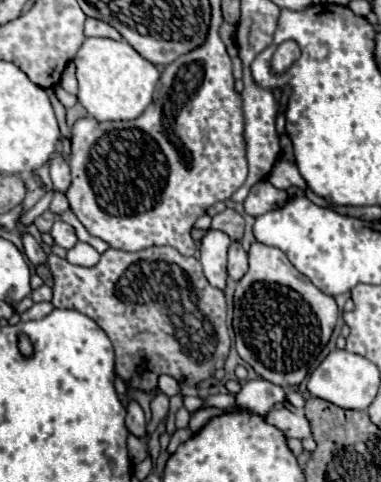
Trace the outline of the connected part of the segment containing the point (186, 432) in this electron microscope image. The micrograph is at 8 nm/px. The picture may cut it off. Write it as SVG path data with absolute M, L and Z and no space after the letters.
M189 428L177 429L170 438L170 442L167 449L168 453L173 454L181 443L187 441L192 436L193 433Z

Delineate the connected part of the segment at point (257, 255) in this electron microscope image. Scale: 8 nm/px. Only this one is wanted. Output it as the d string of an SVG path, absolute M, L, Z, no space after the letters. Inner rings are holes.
M254 241L248 251L248 259L250 259L250 269L238 281L238 287L234 293L232 325L236 333L238 355L256 371L260 379L266 379L280 387L298 385L314 367L320 351L324 349L324 347L306 347L306 345L310 345L310 339L314 341L314 345L326 345L338 319L338 307L334 303L334 297L324 295L308 277L304 277L288 261L288 257L280 249Z

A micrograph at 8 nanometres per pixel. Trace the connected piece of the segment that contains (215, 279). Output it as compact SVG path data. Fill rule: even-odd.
M208 229L200 241L200 263L204 267L206 279L214 285L224 289L226 285L226 251L230 247L230 237L222 235L222 231Z

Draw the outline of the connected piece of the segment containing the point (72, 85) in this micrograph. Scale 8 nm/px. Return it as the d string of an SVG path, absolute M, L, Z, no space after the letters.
M72 61L68 63L68 67L62 73L62 89L72 93L72 95L76 95L76 91L78 91L78 83L76 83L76 77L74 77L74 63Z

